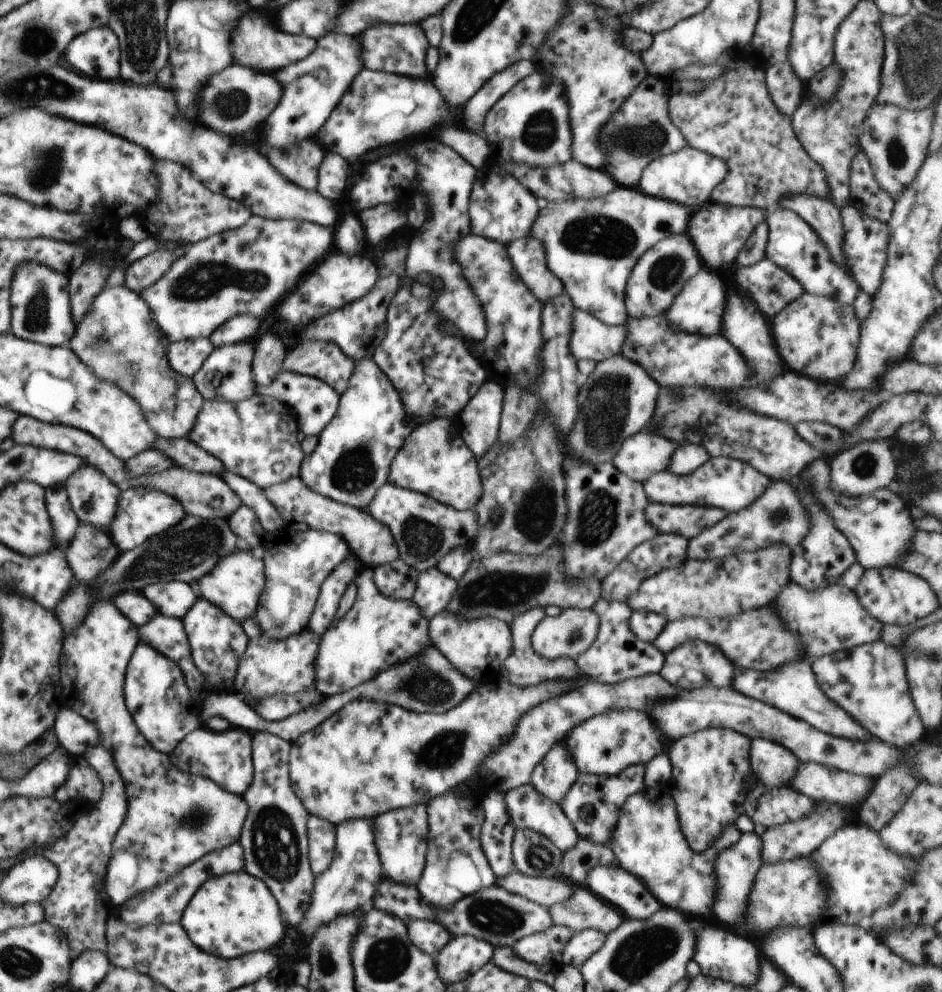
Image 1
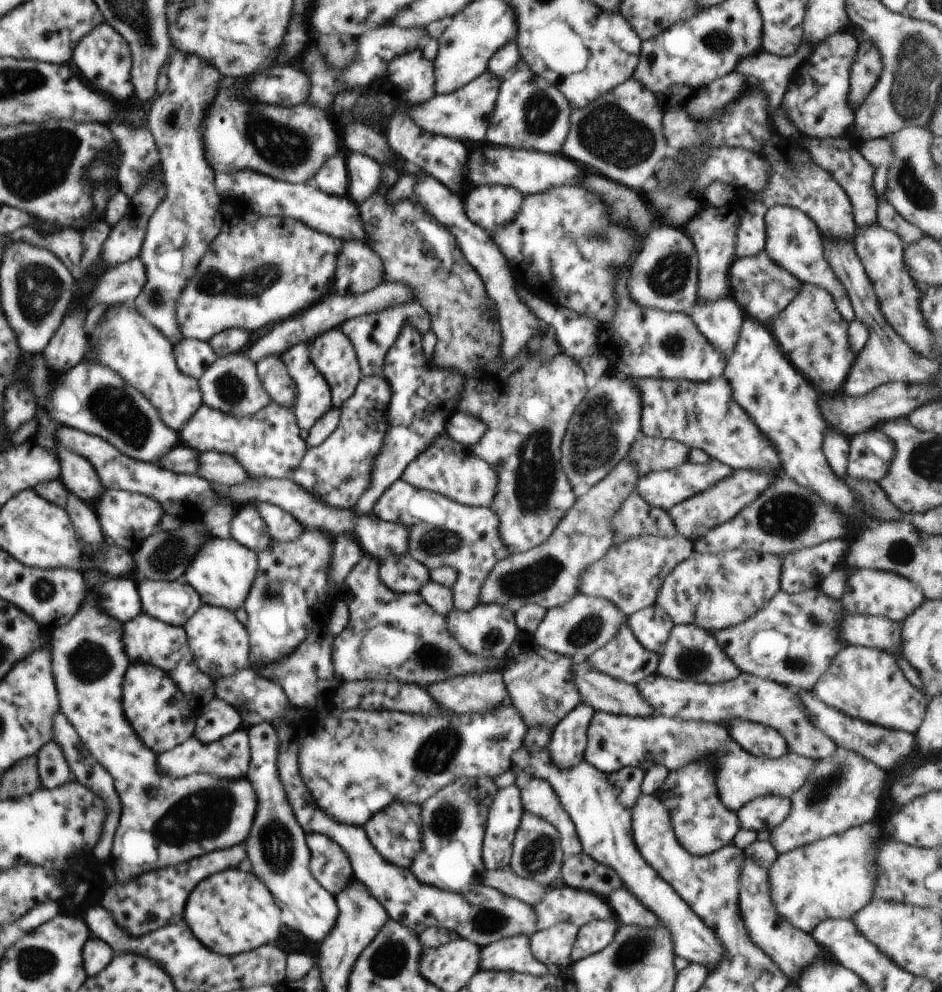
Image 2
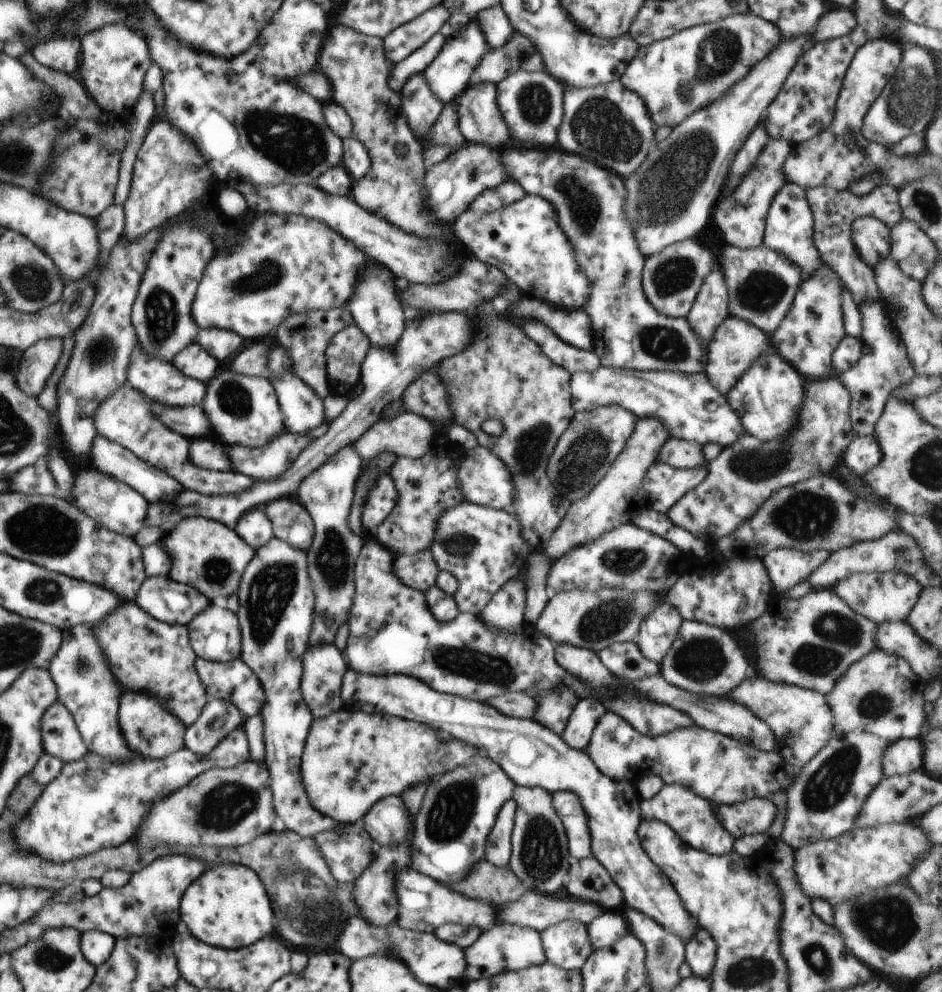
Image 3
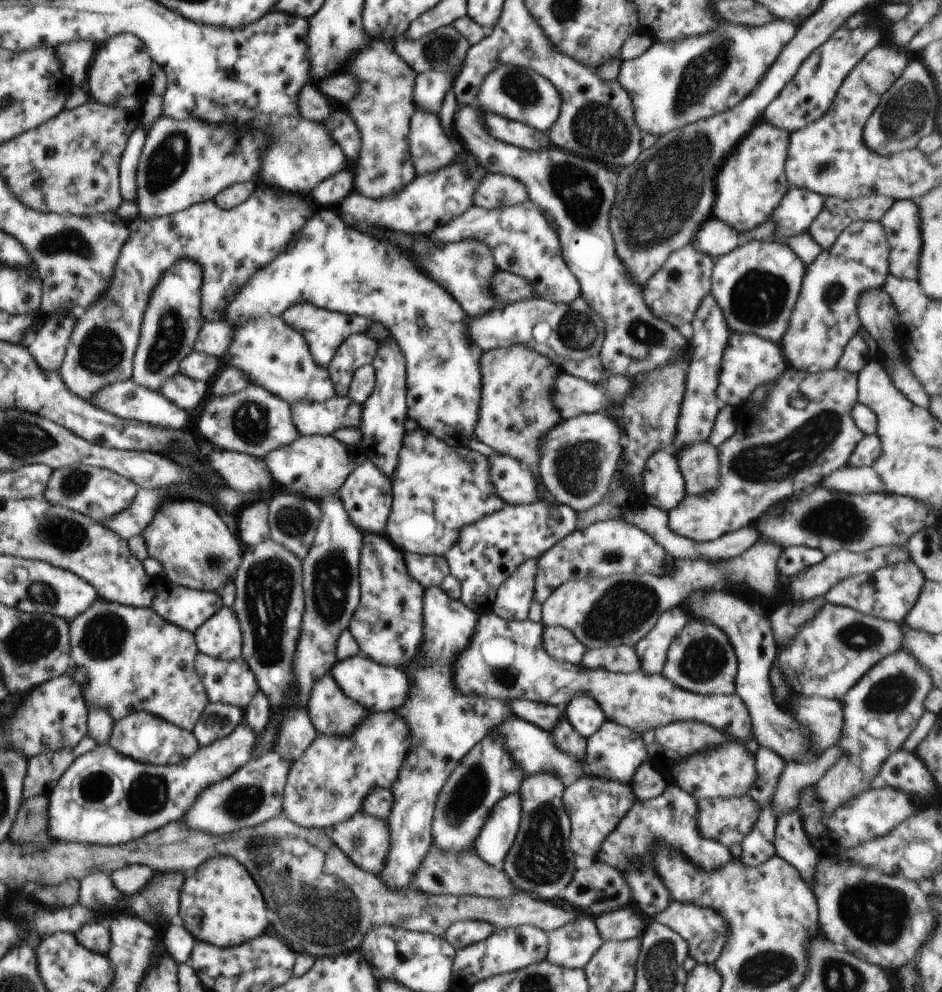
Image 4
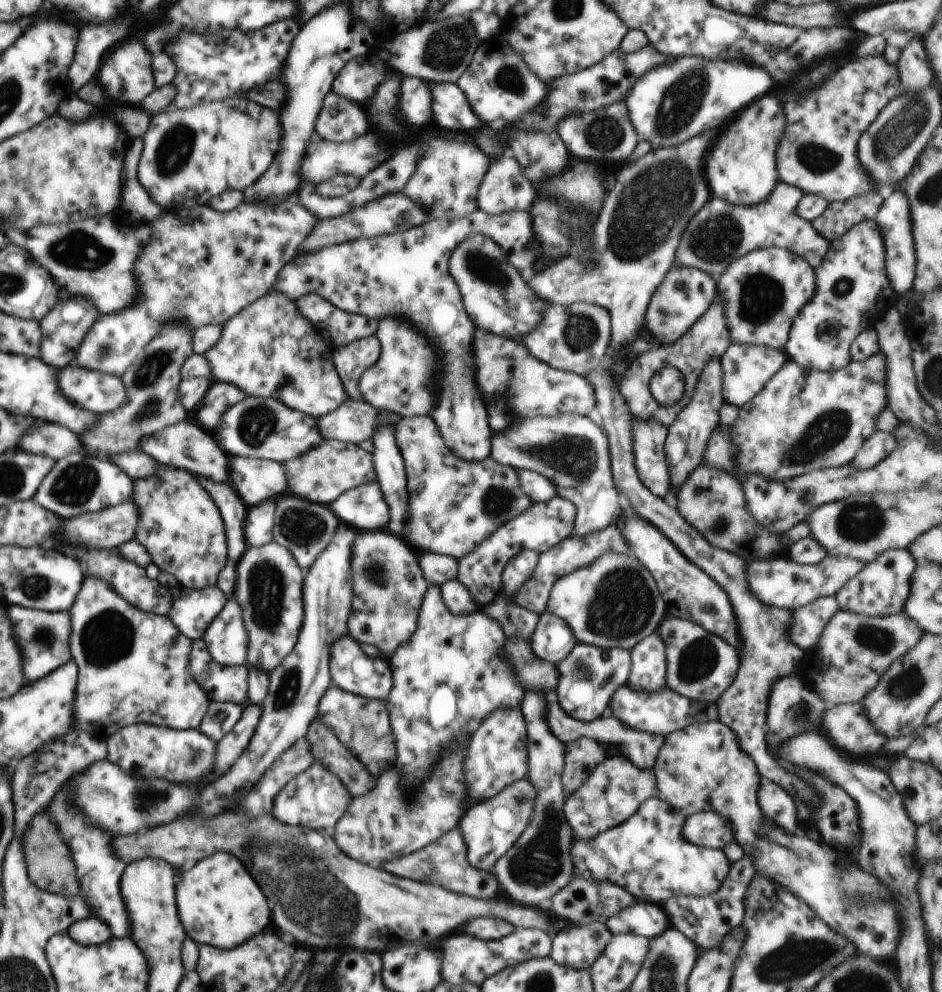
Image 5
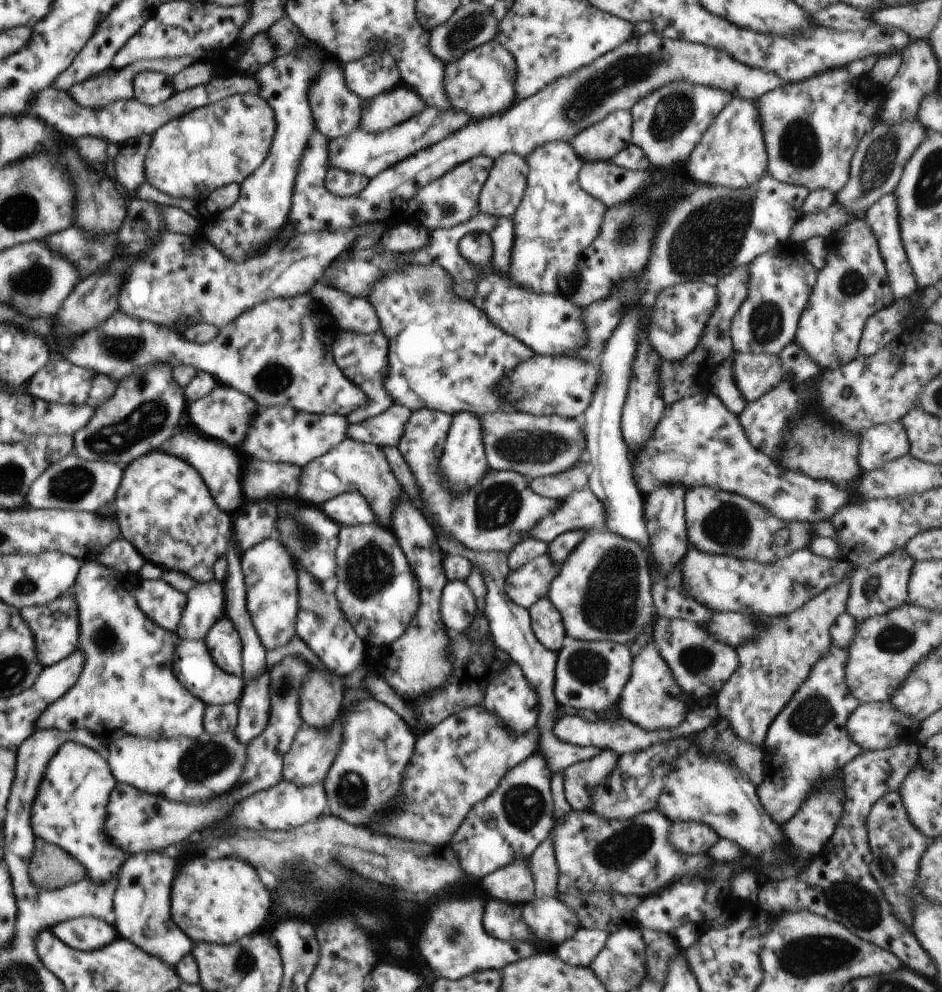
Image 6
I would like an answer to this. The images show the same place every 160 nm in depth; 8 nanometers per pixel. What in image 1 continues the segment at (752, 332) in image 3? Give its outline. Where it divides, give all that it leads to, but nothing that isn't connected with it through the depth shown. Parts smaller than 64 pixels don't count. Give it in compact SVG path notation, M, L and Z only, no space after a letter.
M702 268L686 282L671 307L662 315L665 316L665 321L669 327L674 330L702 336L722 335L722 319L727 305L729 288L728 284L724 290L722 280L718 276L714 276L708 269Z

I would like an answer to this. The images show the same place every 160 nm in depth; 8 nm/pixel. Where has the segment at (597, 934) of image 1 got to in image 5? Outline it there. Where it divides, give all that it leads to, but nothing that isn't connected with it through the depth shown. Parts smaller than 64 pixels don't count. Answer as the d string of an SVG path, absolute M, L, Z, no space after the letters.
M638 902L610 917L605 925L614 935L633 934L653 940L670 928L668 915L662 908L662 905Z

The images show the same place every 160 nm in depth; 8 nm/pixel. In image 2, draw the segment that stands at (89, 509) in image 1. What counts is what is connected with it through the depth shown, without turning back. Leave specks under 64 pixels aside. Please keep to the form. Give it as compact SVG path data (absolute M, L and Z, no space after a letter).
M58 449L56 455L61 466L59 478L67 490L93 506L103 495L104 486L92 463L70 449Z

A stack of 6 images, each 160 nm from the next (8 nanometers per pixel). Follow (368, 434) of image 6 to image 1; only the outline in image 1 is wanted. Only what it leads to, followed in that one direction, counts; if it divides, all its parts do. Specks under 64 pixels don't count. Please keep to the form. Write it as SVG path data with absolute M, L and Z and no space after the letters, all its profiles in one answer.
M267 332L253 352L253 377L260 387L270 386L280 372L284 371L283 360L288 353L280 338Z

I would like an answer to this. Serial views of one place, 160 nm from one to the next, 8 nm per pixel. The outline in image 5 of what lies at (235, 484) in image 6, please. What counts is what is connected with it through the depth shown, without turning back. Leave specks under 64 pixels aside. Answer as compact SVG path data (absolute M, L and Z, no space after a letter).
M182 421L164 428L162 432L155 432L151 437L141 441L140 450L154 458L158 464L190 470L204 478L208 476L212 482L230 484L229 476L226 474L230 466L230 458L220 450L220 446L212 440L210 434L206 434L202 428L198 428L192 422Z

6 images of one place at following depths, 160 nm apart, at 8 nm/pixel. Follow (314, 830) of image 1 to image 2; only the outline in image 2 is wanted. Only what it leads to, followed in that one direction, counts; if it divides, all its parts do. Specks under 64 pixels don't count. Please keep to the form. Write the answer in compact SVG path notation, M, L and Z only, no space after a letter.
M306 833L312 876L331 894L337 895L354 878L349 856L340 845L322 833Z

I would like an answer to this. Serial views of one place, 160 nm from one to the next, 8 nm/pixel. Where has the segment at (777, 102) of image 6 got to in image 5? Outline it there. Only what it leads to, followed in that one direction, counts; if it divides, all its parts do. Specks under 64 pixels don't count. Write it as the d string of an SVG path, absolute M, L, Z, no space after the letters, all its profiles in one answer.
M860 58L829 74L818 88L798 100L792 88L778 96L786 128L776 152L779 180L795 186L804 193L820 195L829 203L845 201L876 190L873 181L860 164L857 144L878 113L899 96L899 72L880 58Z

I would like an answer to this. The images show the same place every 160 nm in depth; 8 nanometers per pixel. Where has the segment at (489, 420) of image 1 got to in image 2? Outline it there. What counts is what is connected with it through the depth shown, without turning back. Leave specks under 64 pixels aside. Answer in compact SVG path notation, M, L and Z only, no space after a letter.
M456 412L445 424L447 436L469 449L482 438L486 429L487 426L479 418L472 418L472 416L460 414L460 412Z

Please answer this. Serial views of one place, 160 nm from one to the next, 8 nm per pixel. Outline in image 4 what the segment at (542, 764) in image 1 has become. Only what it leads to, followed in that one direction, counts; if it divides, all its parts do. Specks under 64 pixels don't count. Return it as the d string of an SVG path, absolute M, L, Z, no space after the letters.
M579 694L568 701L565 718L585 739L590 738L607 720L596 699Z

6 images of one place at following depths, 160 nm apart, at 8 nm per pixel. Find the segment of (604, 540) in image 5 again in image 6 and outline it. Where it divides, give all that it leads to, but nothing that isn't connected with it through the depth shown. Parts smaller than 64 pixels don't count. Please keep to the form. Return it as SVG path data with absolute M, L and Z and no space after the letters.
M547 554L539 556L506 577L506 594L513 603L529 609L537 600L547 596L560 568Z

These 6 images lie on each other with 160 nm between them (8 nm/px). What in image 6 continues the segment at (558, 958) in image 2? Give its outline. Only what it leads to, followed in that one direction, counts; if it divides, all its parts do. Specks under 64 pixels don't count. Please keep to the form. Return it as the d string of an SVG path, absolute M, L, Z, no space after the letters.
M580 928L576 934L554 949L562 962L575 967L589 967L605 947L609 933L598 929Z

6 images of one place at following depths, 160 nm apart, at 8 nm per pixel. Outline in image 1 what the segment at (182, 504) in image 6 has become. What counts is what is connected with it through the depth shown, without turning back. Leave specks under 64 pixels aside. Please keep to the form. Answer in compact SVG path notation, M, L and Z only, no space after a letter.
M240 547L222 557L197 583L200 586L200 596L223 609L238 622L242 622L254 616L258 608L259 598L266 584L263 559L252 555L252 550Z

